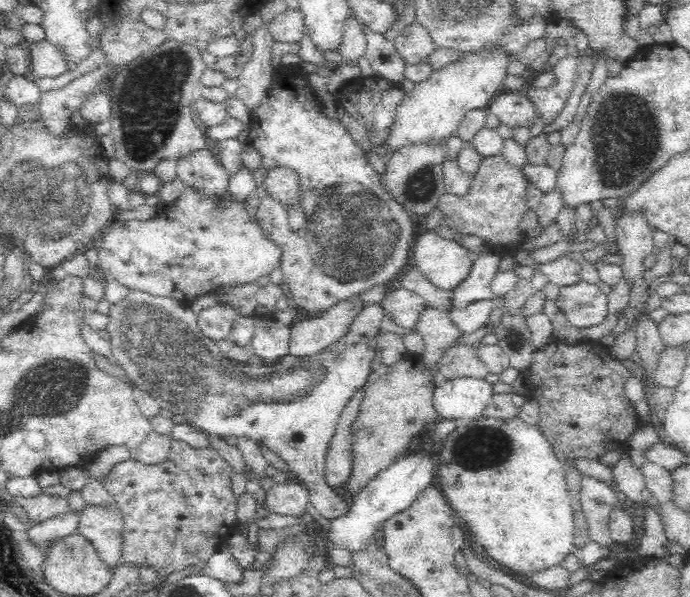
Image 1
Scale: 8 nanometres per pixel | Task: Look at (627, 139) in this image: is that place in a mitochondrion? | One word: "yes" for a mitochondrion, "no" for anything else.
yes

